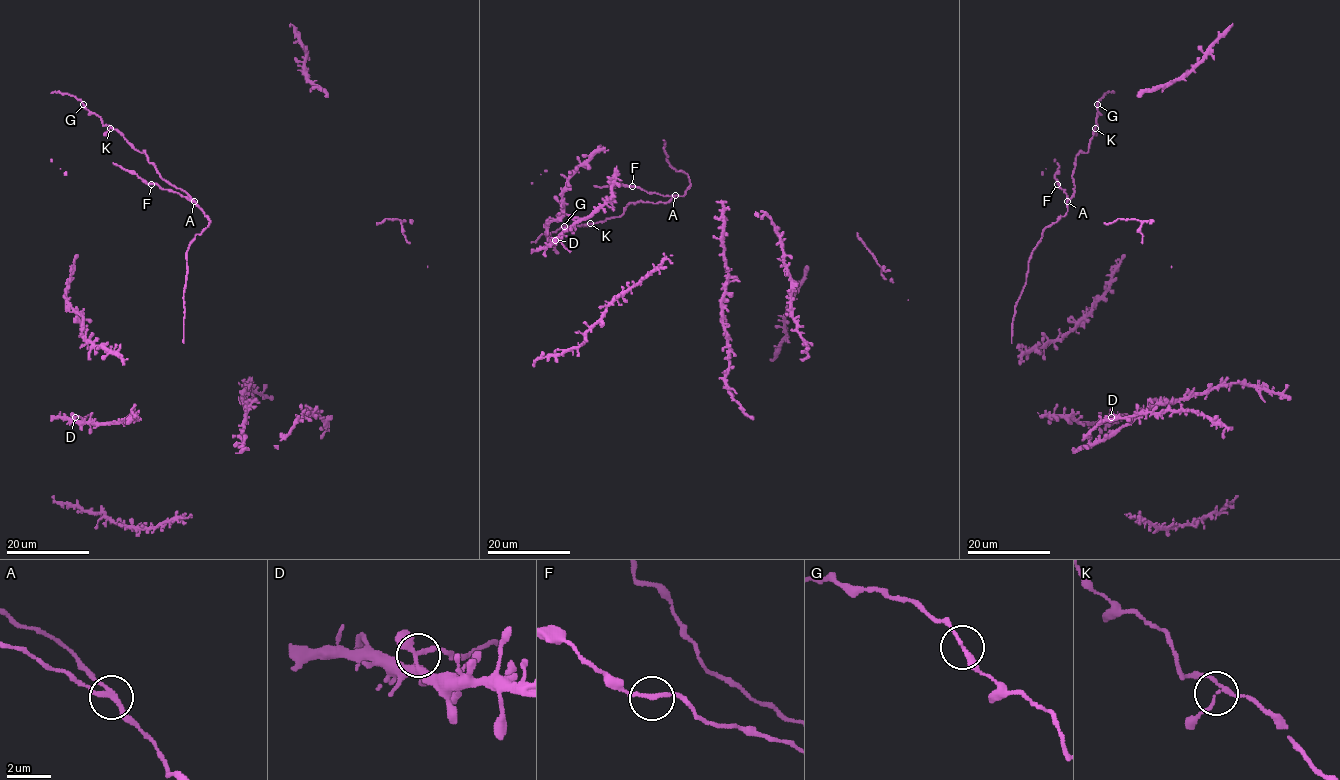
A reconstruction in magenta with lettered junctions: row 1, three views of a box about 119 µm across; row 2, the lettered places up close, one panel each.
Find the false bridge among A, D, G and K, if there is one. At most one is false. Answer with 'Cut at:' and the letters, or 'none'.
Cut at: A

